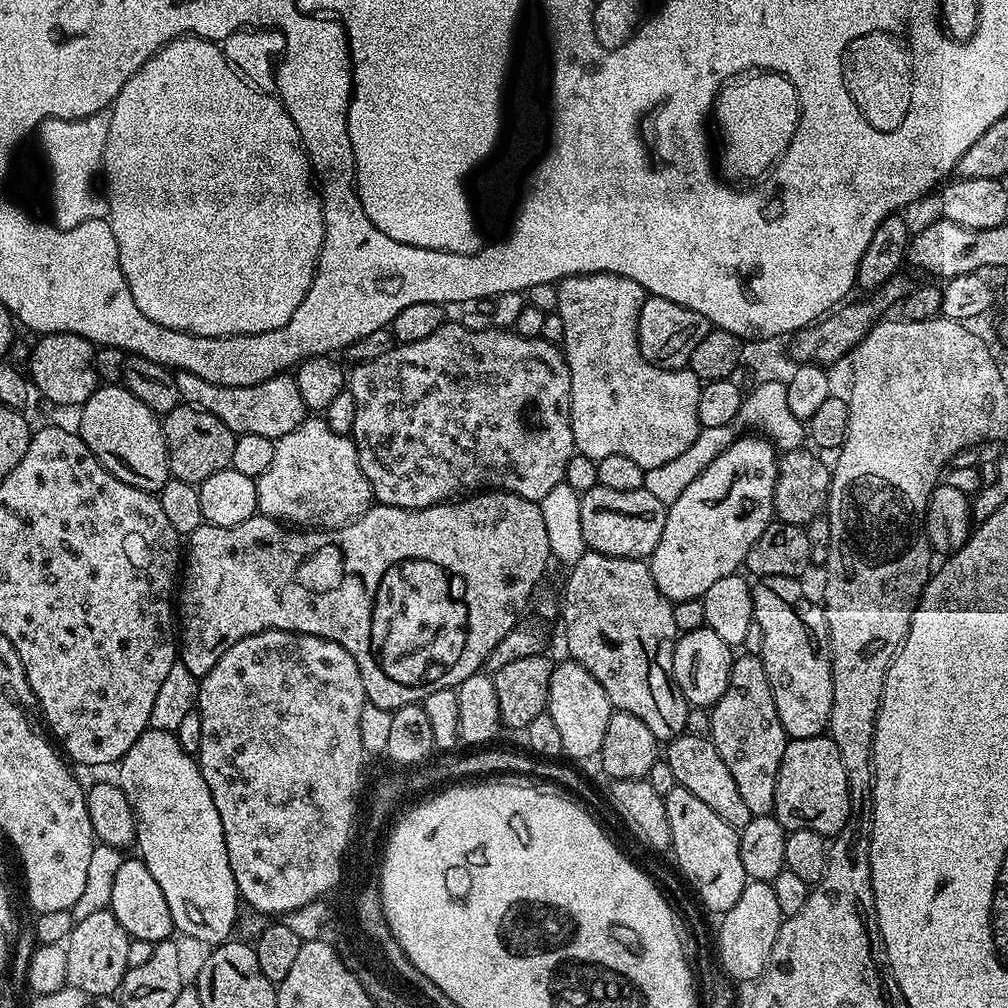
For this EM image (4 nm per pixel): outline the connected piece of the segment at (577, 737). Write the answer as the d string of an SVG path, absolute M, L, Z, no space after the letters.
M565 659L565 664L557 663L552 670L550 690L548 691L548 707L550 718L554 718L554 726L562 737L562 753L572 760L588 760L599 757L602 741L606 739L606 725L614 711L610 698L606 698L606 690L598 686L598 678L590 674L575 660Z

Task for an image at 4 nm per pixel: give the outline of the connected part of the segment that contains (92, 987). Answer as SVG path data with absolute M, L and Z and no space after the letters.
M110 910L100 911L75 921L66 941L66 974L68 984L82 990L89 998L119 993L129 967L126 962L129 934Z

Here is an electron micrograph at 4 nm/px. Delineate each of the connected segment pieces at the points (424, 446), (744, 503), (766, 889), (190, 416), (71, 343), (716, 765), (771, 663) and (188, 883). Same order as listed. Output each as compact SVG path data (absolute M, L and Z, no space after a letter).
M445 322L438 330L434 330L434 334L430 334L430 338L421 338L418 342L409 344L397 344L394 350L390 350L390 354L382 354L382 358L355 365L347 373L346 388L352 392L354 406L357 407L350 433L352 442L356 445L362 474L366 474L366 482L370 482L372 495L379 503L399 508L429 508L435 504L467 497L480 489L503 490L539 502L546 498L546 494L550 494L550 490L554 490L554 486L565 483L564 475L576 446L572 433L570 370L564 360L563 351L548 340L535 336L518 336L512 330L479 332L468 330L460 322Z
M744 434L733 440L732 445L686 490L674 503L667 505L666 526L662 530L662 538L658 538L658 546L654 546L651 557L648 560L648 569L652 572L654 586L666 599L673 602L678 600L699 600L718 582L718 578L735 576L741 571L746 554L758 538L762 538L762 530L773 523L772 499L774 498L774 486L776 485L776 466L778 452L771 440L760 434Z
M749 880L744 885L738 902L719 917L720 933L714 936L714 948L718 953L718 964L733 981L756 982L764 975L778 938L782 917L778 908L777 895L767 880Z
M181 402L174 410L163 413L162 427L164 430L164 441L166 442L168 471L173 479L198 486L206 478L217 473L218 470L231 465L234 454L234 442L237 435L229 430L226 422L218 422L218 418L214 418L214 414Z
M49 332L41 335L28 356L27 375L30 384L52 404L76 404L83 406L96 392L96 348L78 334Z
M681 734L676 739L667 741L666 748L666 761L679 787L690 790L690 794L696 795L701 802L706 802L706 806L710 806L710 810L714 810L714 814L718 814L718 818L725 820L730 827L739 830L750 823L752 811L746 806L742 794L738 794L734 774L730 774L726 762L722 762L722 754L718 754L709 737Z
M761 576L752 584L752 618L762 626L762 650L758 655L766 666L766 678L770 678L782 730L794 740L825 735L834 702L826 614L804 593L800 583L794 576Z
M148 727L140 735L138 742L134 742L134 746L130 746L130 750L126 750L126 754L119 762L118 771L120 771L120 777L118 777L120 789L126 794L126 798L136 815L135 847L137 849L140 848L140 852L138 852L139 859L143 860L146 870L150 870L150 874L154 874L154 882L158 882L158 886L166 898L166 906L170 906L170 918L172 919L173 929L177 933L196 938L209 946L223 944L225 940L233 935L232 927L236 924L236 911L242 908L242 901L240 891L238 891L234 882L234 874L230 870L230 858L226 850L222 818L218 818L218 806L214 806L214 798L210 798L210 786L206 786L206 778L202 778L202 770L197 757L193 753L187 752L180 745L175 732L164 732L162 729Z

